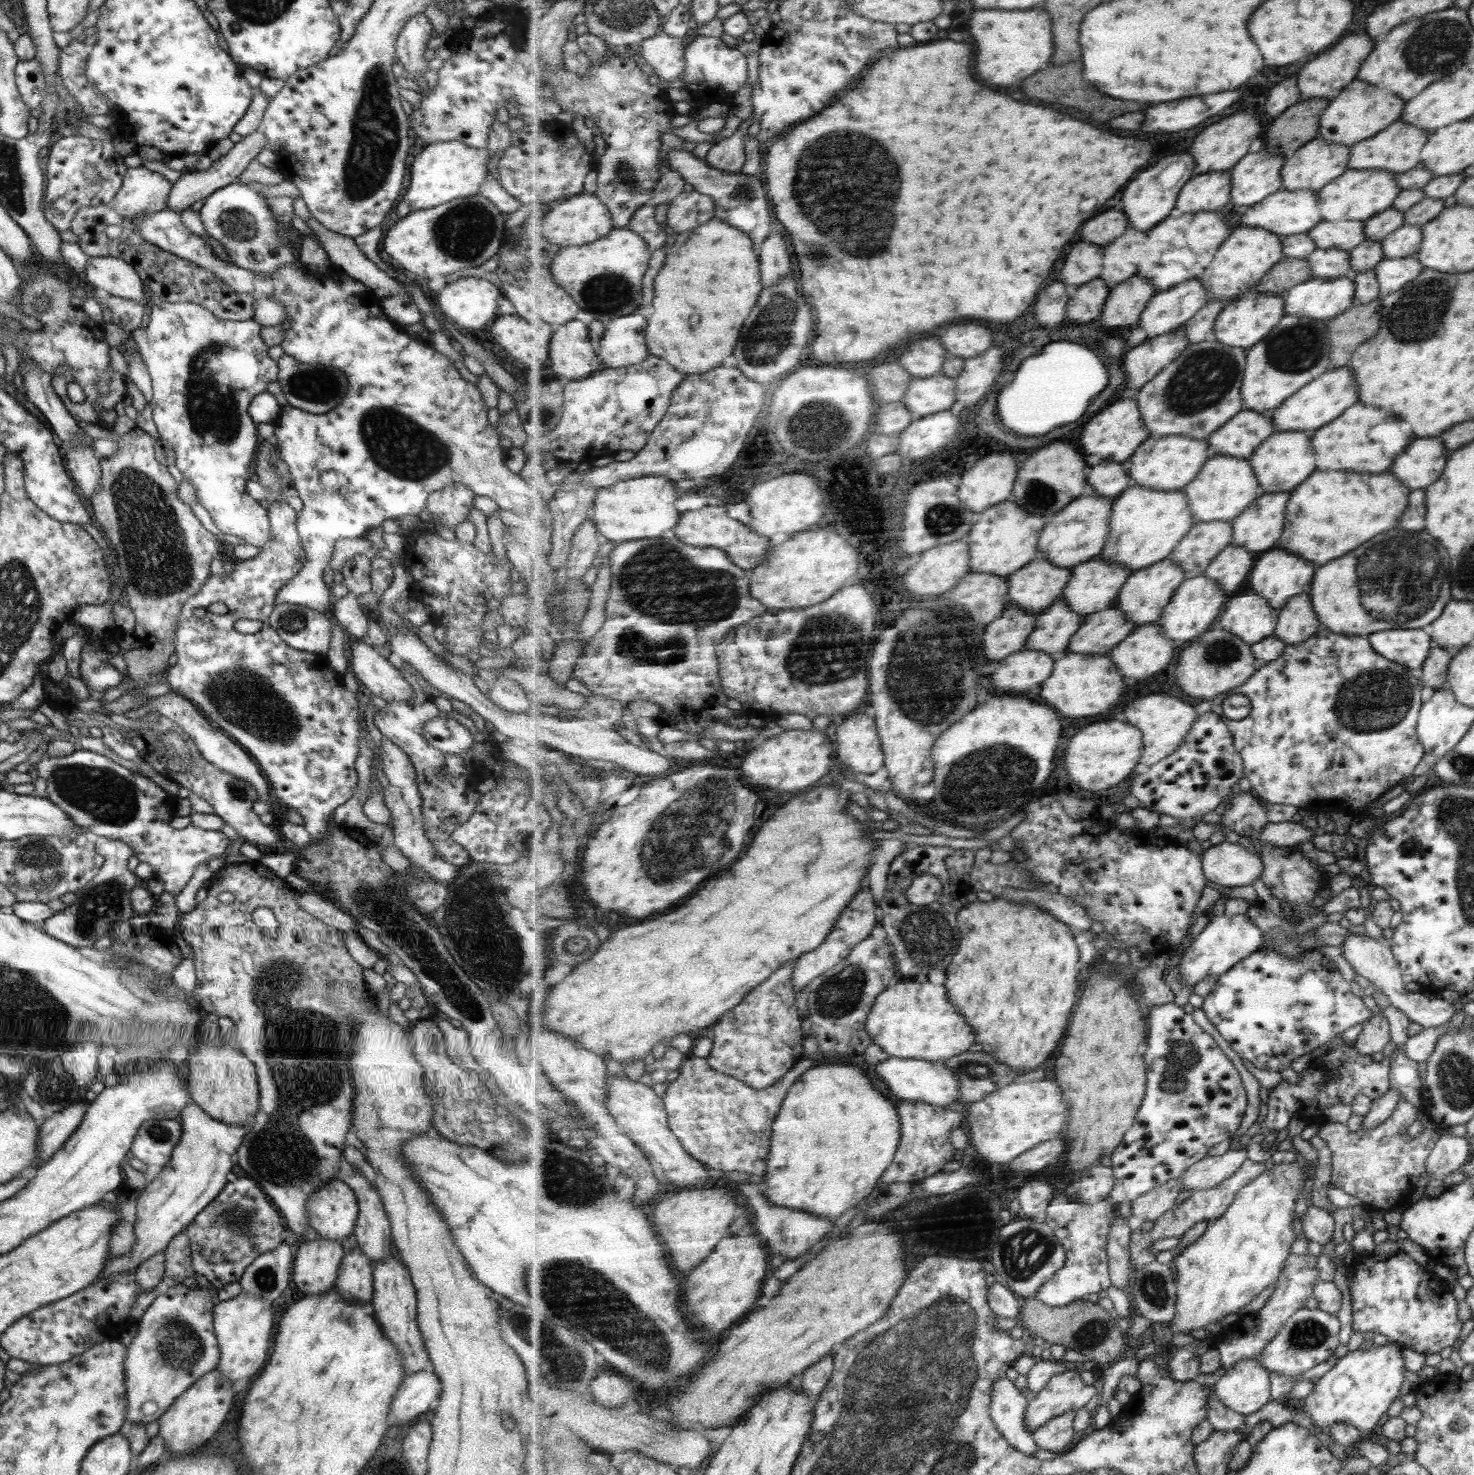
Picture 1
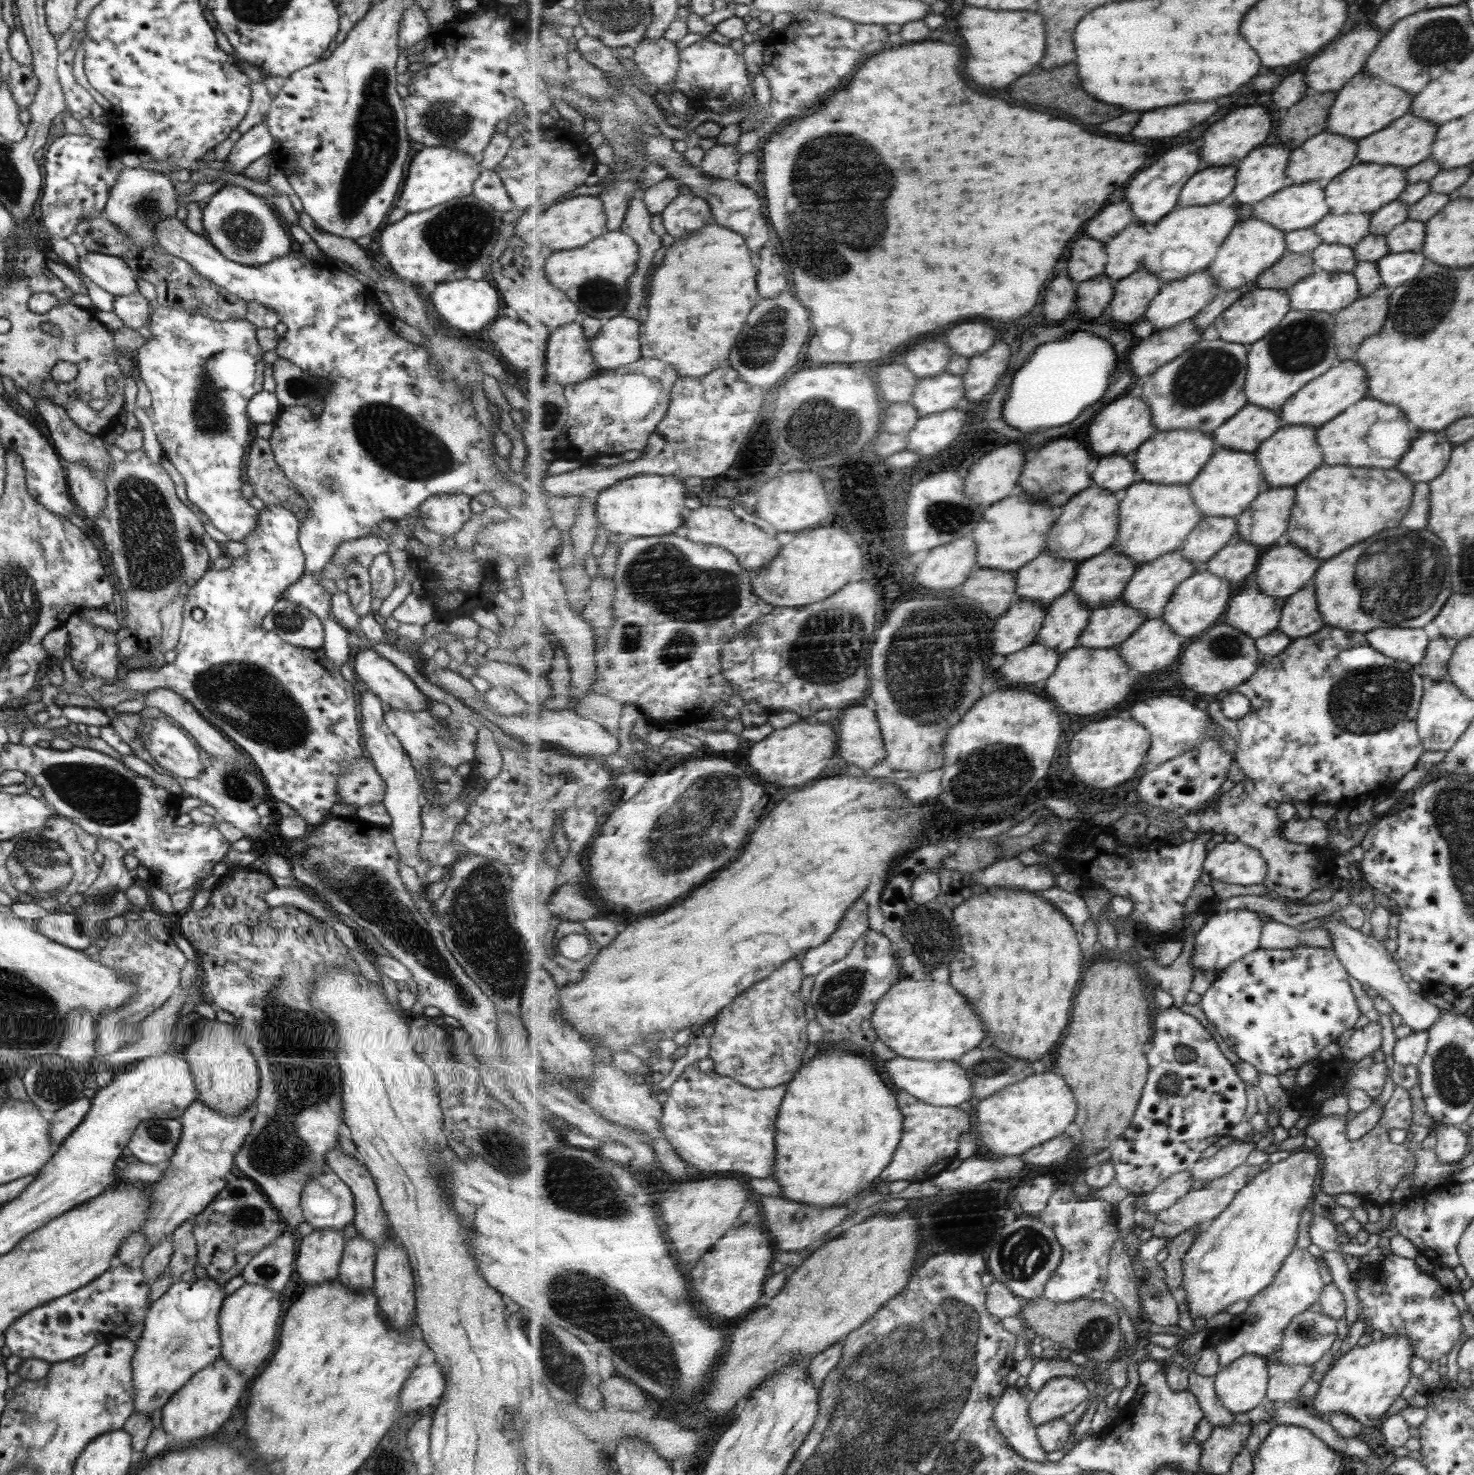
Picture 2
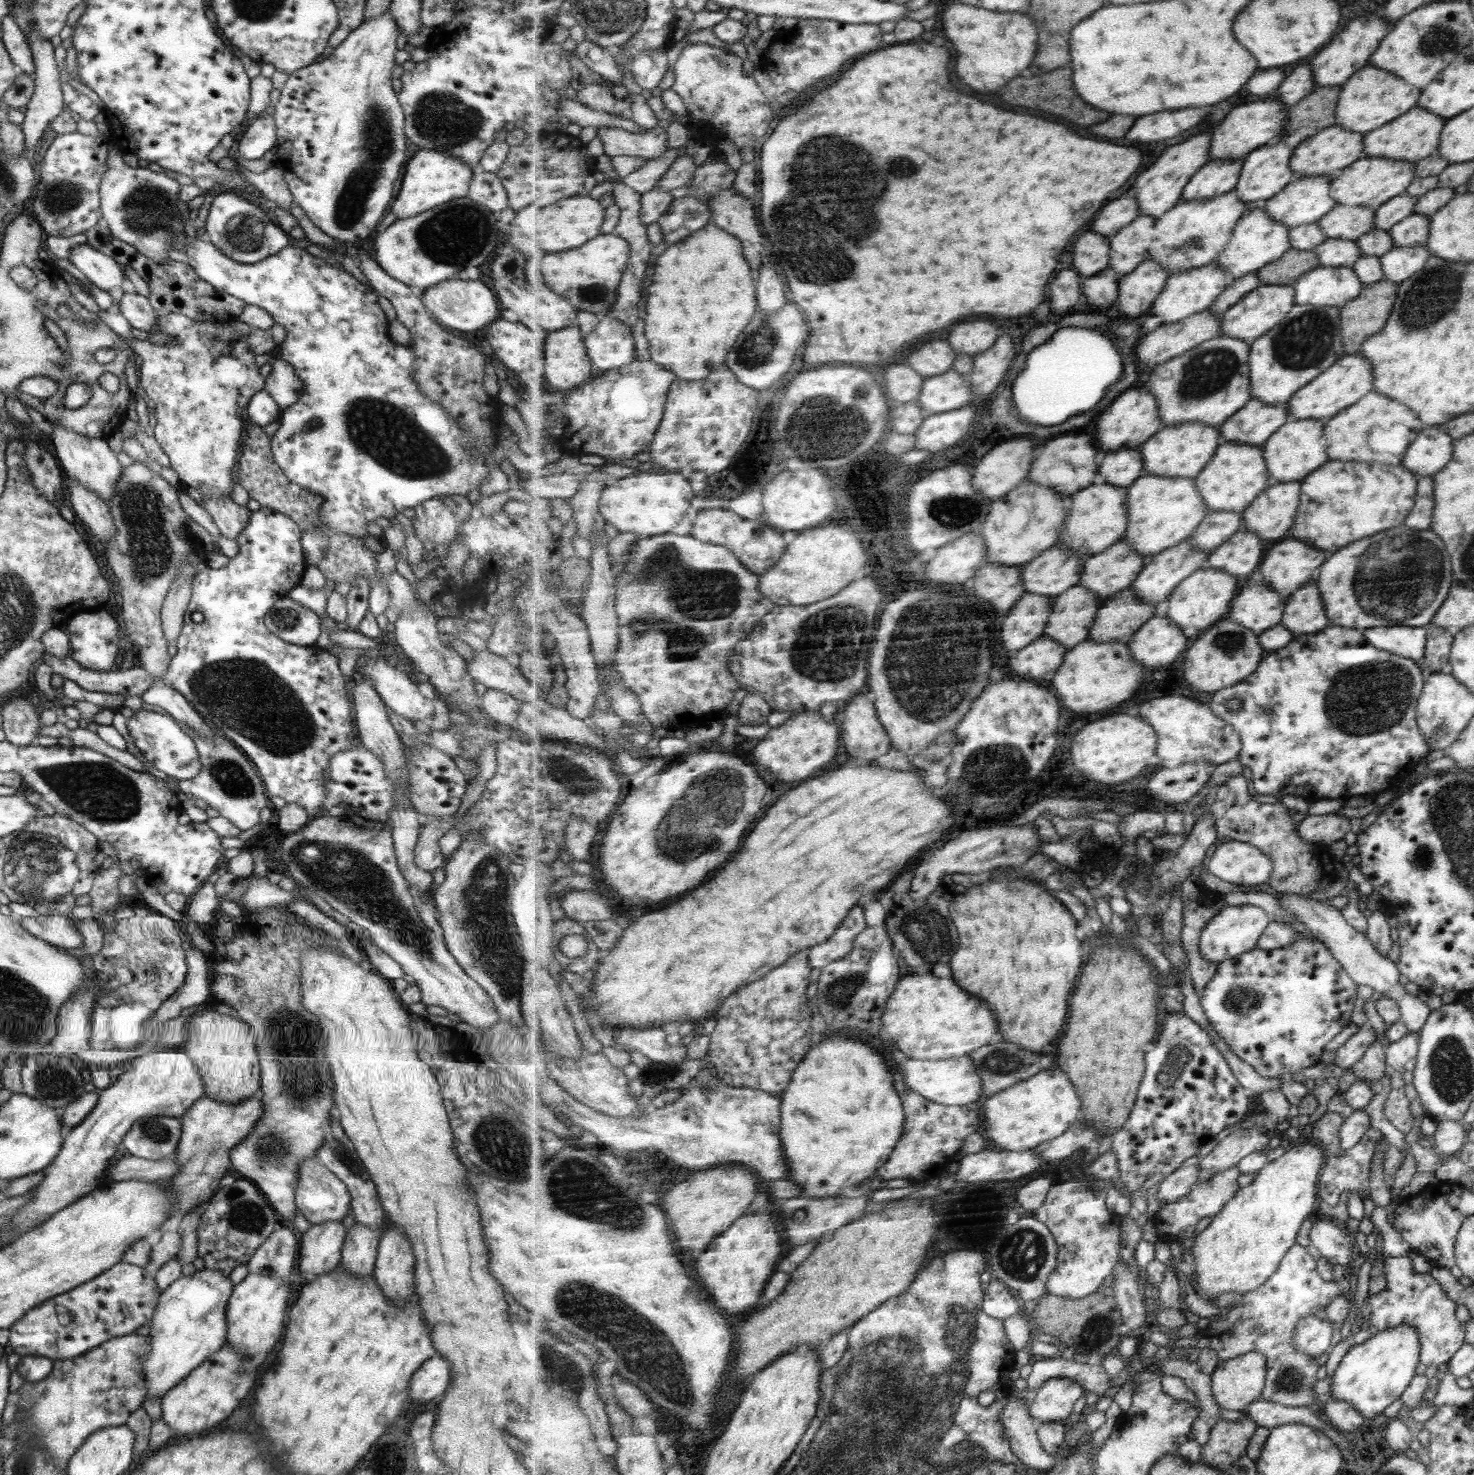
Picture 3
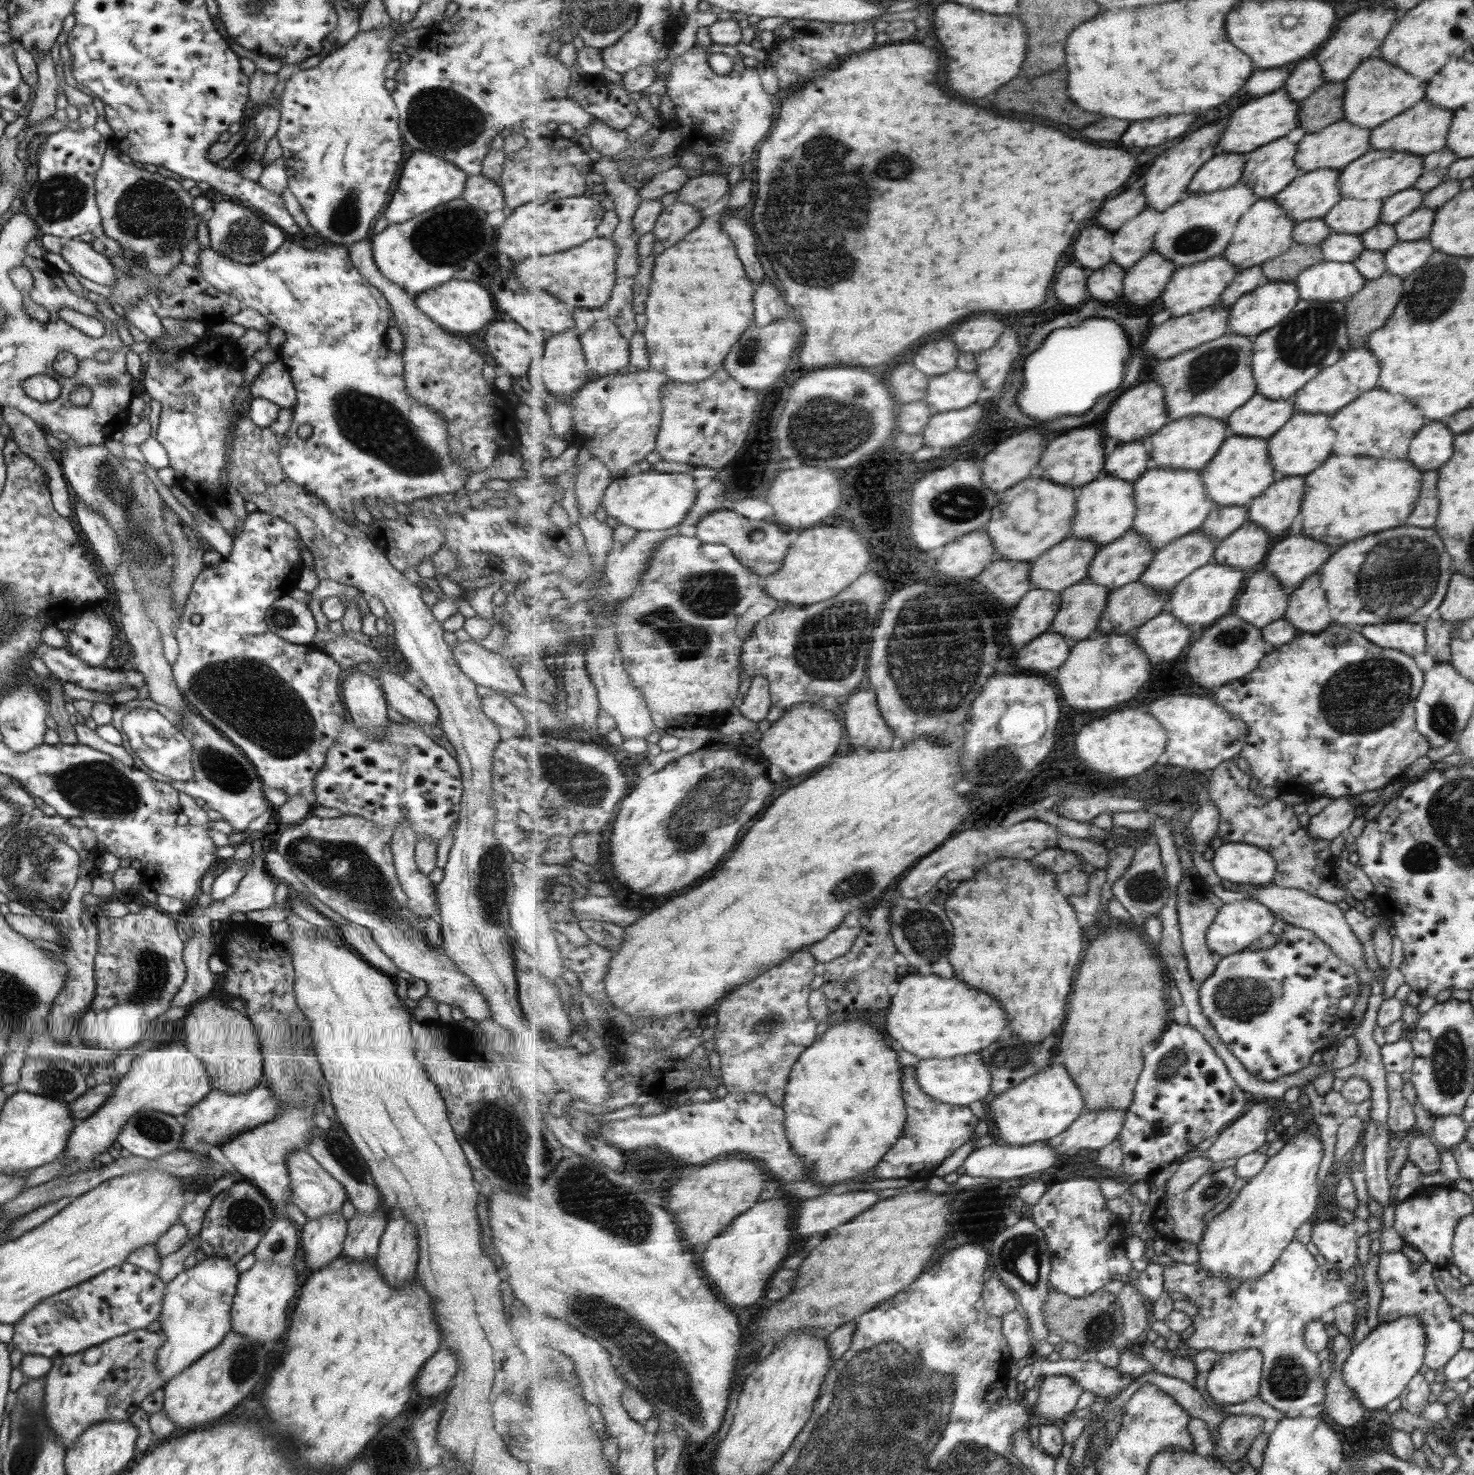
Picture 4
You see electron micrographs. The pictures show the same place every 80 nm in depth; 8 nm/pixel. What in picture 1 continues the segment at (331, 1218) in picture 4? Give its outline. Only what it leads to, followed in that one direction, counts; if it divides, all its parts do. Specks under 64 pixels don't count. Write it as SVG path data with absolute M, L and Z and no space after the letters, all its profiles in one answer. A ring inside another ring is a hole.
M320 1236L311 1241L305 1239L293 1259L292 1280L306 1295L332 1289L339 1278L339 1266L344 1255L340 1241Z

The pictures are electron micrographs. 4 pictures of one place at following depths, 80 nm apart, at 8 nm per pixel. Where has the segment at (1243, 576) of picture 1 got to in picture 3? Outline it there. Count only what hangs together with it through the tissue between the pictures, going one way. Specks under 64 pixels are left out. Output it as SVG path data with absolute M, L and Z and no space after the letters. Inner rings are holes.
M1244 528L1211 554L1208 565L1234 576L1248 576L1260 570L1267 555L1264 548L1264 538Z

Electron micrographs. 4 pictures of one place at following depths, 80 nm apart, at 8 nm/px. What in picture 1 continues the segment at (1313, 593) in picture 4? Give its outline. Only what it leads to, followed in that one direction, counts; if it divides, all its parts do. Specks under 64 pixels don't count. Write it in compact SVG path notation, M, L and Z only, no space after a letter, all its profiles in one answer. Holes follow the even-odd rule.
M1302 593L1291 599L1282 609L1276 635L1288 645L1297 645L1313 637L1323 624L1314 610L1311 593Z

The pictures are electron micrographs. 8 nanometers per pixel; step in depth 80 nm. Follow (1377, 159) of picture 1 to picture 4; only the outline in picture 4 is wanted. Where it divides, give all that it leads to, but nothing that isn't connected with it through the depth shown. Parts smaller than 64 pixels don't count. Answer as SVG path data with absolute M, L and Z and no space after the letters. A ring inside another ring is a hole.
M1429 100L1418 101L1403 113L1397 114L1394 118L1382 122L1381 126L1374 128L1370 132L1371 148L1374 150L1406 151L1410 154L1424 156L1446 147L1448 129L1450 121L1454 116L1454 111L1439 107Z

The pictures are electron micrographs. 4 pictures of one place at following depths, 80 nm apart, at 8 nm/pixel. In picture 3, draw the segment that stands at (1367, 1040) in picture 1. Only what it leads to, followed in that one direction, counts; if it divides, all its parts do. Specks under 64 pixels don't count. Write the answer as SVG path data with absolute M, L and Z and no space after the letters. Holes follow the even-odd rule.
M1366 1025L1359 1032L1352 1034L1338 1050L1336 1050L1336 1061L1334 1065L1342 1068L1351 1068L1358 1060L1362 1060L1368 1046L1378 1043L1378 1038L1373 1029Z

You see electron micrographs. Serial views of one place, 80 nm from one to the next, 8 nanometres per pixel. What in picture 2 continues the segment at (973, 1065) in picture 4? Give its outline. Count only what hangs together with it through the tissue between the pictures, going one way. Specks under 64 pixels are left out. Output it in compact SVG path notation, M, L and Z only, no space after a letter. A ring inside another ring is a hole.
M897 1056L886 1063L894 1084L915 1098L936 1106L956 1107L974 1098L974 1082L968 1071L958 1061L922 1061Z

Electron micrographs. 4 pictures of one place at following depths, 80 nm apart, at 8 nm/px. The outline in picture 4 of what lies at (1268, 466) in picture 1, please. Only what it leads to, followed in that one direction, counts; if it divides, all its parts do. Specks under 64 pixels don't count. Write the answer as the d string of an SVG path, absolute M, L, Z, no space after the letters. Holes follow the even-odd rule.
M1297 412L1284 429L1279 430L1270 441L1271 457L1280 476L1308 476L1318 470L1334 449L1337 434L1332 426L1332 416Z

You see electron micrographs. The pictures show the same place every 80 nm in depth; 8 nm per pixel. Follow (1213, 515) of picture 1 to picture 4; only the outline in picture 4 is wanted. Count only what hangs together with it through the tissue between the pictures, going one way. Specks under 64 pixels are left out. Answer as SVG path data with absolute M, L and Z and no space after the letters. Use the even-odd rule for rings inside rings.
M1230 434L1220 453L1202 472L1203 481L1217 504L1222 506L1245 506L1251 508L1254 501L1261 497L1280 477L1277 466L1271 457L1269 439Z

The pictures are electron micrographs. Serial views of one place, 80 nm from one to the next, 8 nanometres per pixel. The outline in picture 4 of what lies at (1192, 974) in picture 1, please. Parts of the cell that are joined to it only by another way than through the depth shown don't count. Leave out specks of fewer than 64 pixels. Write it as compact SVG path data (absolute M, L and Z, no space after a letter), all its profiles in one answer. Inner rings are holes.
M1256 899L1236 901L1225 904L1221 908L1216 922L1210 927L1208 944L1214 952L1227 957L1246 950L1251 944L1258 942L1263 936L1270 934L1281 926L1280 918L1269 906Z

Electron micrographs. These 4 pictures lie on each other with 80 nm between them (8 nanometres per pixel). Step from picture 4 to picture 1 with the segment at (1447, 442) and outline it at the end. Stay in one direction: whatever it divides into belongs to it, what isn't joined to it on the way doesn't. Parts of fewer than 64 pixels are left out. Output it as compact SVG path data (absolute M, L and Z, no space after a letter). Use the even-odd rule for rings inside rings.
M1437 437L1413 438L1402 454L1395 455L1390 472L1410 491L1425 489L1442 474L1450 455Z

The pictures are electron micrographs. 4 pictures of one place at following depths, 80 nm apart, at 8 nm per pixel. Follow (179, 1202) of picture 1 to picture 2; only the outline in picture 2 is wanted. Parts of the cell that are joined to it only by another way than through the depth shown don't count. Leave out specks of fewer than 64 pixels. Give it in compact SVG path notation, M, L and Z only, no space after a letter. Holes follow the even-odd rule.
M198 1100L185 1110L180 1117L182 1134L175 1154L164 1165L163 1177L148 1186L151 1208L145 1228L142 1228L147 1238L142 1258L153 1246L172 1234L180 1223L202 1212L227 1185L226 1174L231 1172L235 1155L249 1136L255 1112L257 1110L252 1106L237 1115L223 1115Z

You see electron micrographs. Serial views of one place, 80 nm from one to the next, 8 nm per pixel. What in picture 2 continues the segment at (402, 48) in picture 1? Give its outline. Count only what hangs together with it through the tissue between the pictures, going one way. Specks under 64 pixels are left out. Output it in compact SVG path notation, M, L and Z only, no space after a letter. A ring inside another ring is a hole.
M416 1L404 7L399 25L398 44L405 49L428 36L428 28L431 27L425 11L420 8Z

